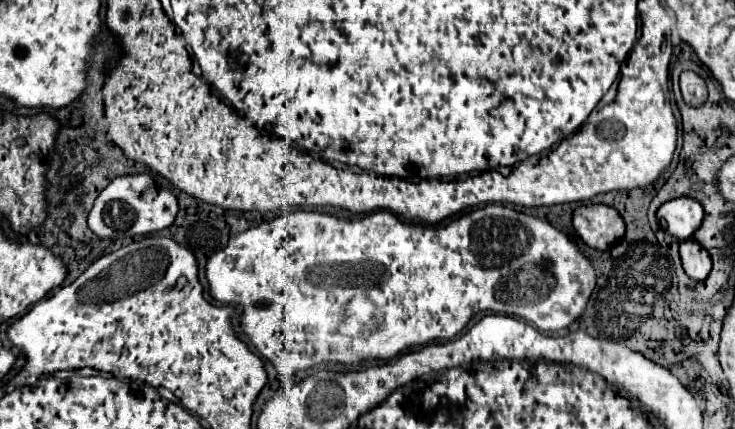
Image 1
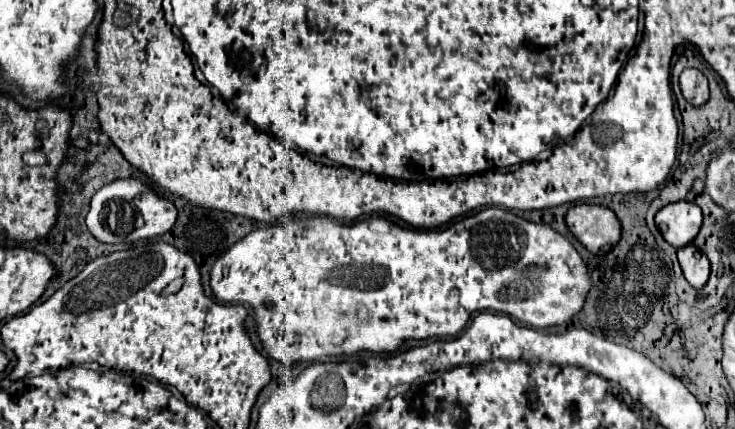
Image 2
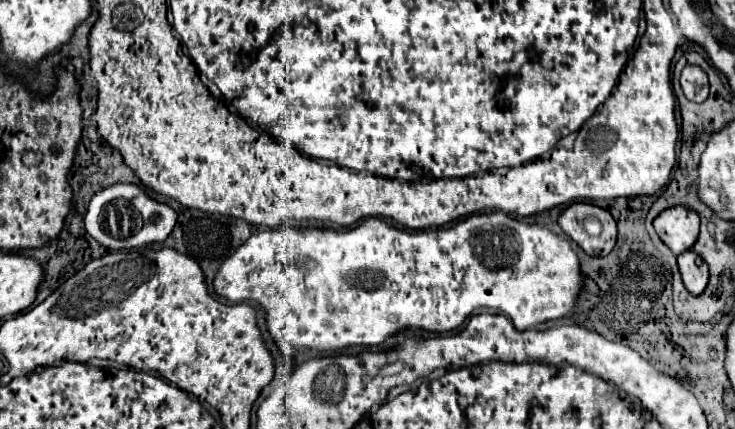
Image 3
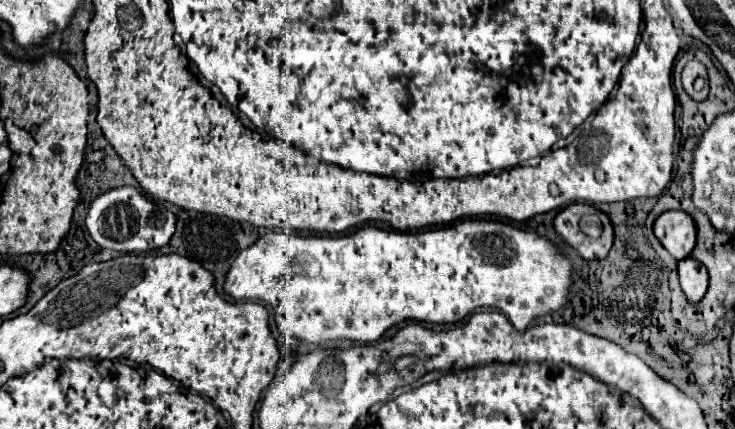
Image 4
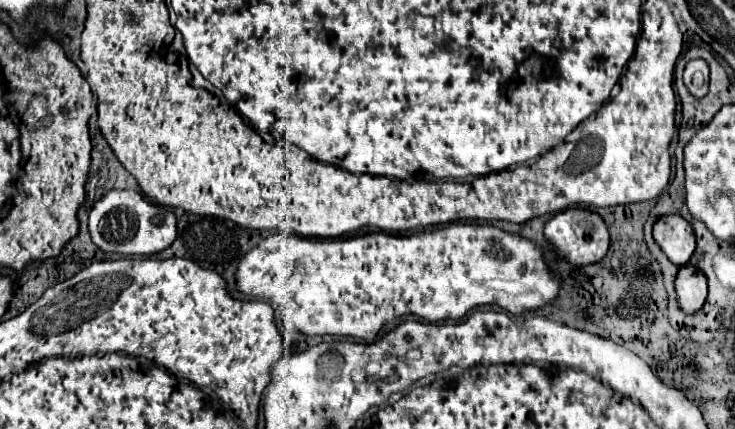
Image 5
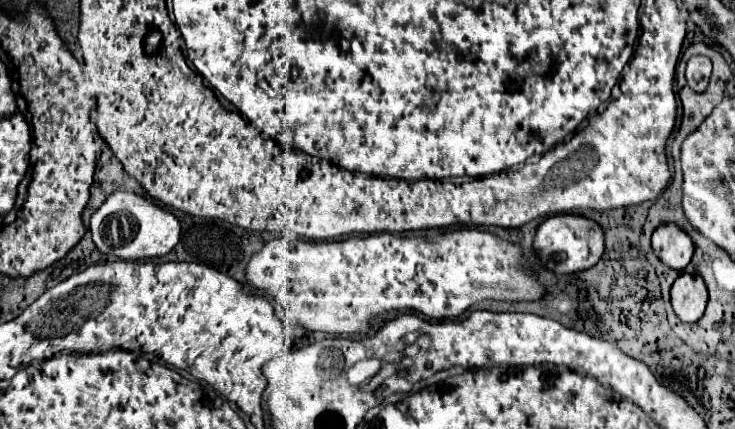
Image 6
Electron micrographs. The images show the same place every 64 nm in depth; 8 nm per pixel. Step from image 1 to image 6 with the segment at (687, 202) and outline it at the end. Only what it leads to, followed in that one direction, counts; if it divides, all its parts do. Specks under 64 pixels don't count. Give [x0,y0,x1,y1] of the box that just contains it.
[652,224,694,272]

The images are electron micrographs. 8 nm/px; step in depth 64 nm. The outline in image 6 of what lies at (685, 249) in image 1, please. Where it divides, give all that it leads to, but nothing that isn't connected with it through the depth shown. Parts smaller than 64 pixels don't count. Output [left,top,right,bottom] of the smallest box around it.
[670,272,708,324]

